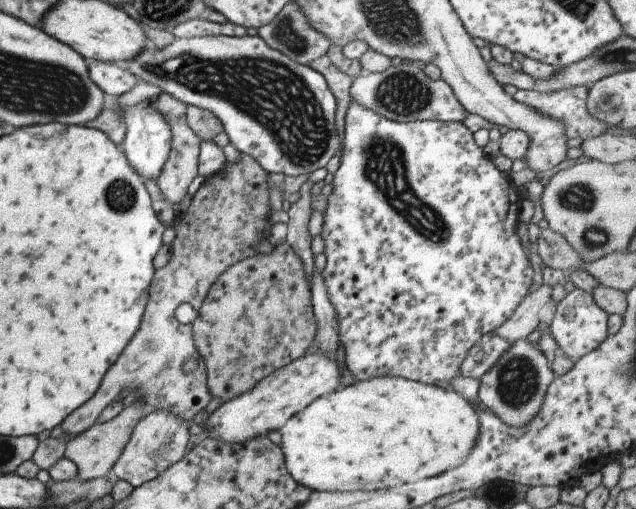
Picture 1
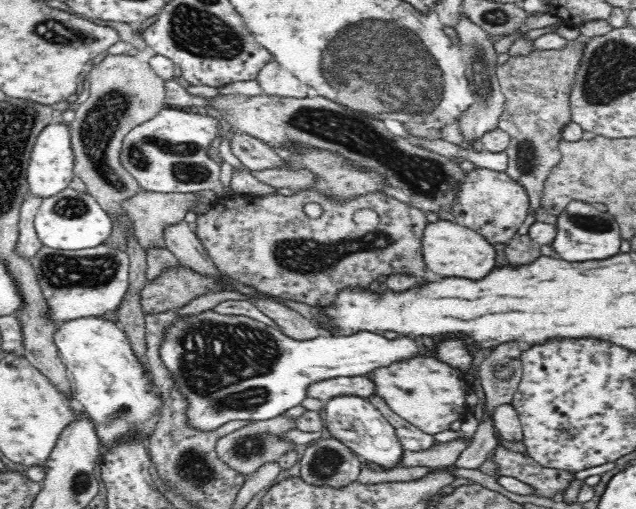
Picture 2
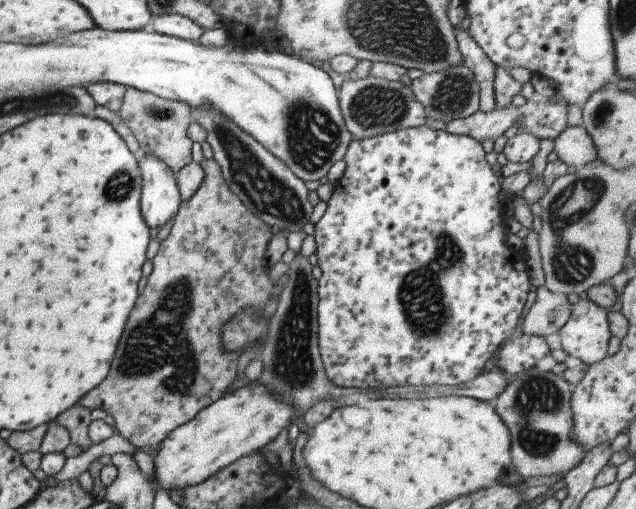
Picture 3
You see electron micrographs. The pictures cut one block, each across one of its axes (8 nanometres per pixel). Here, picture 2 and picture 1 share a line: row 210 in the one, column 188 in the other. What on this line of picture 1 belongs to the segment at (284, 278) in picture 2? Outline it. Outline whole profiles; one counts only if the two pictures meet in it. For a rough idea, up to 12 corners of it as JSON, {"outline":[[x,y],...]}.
{"outline":[[225,160],[172,224],[141,324],[95,394],[60,422],[95,424],[123,390],[182,421],[212,394],[183,302],[259,254],[266,174]]}

